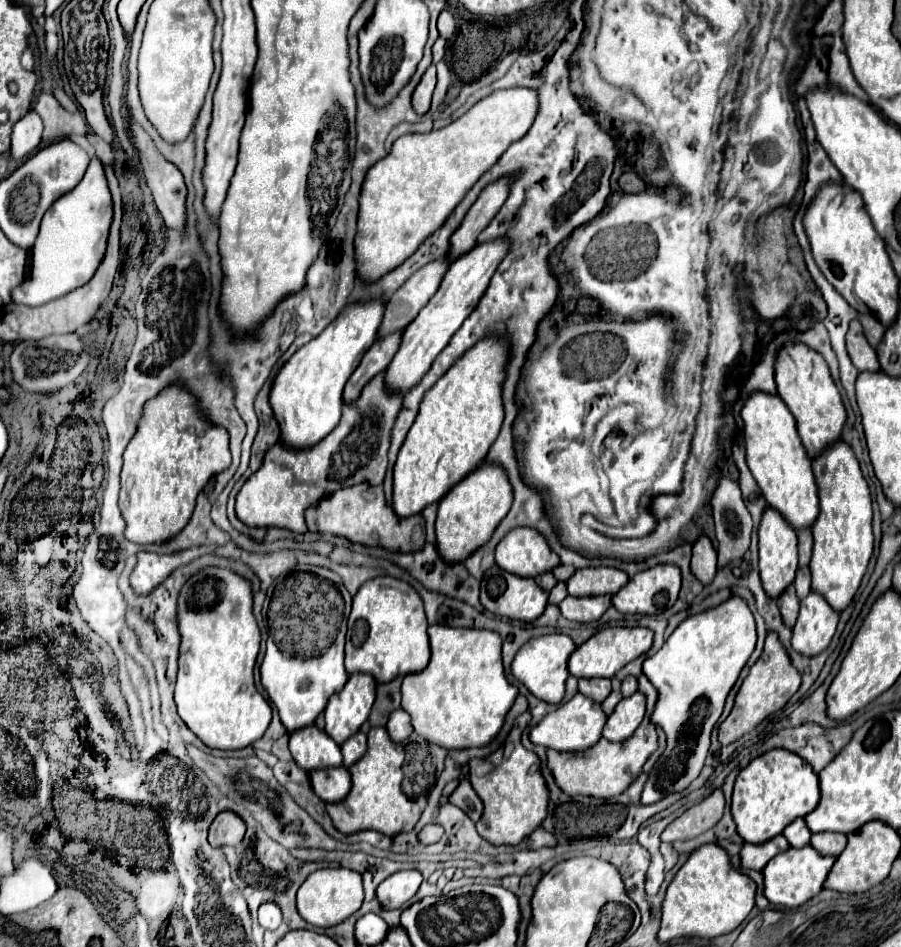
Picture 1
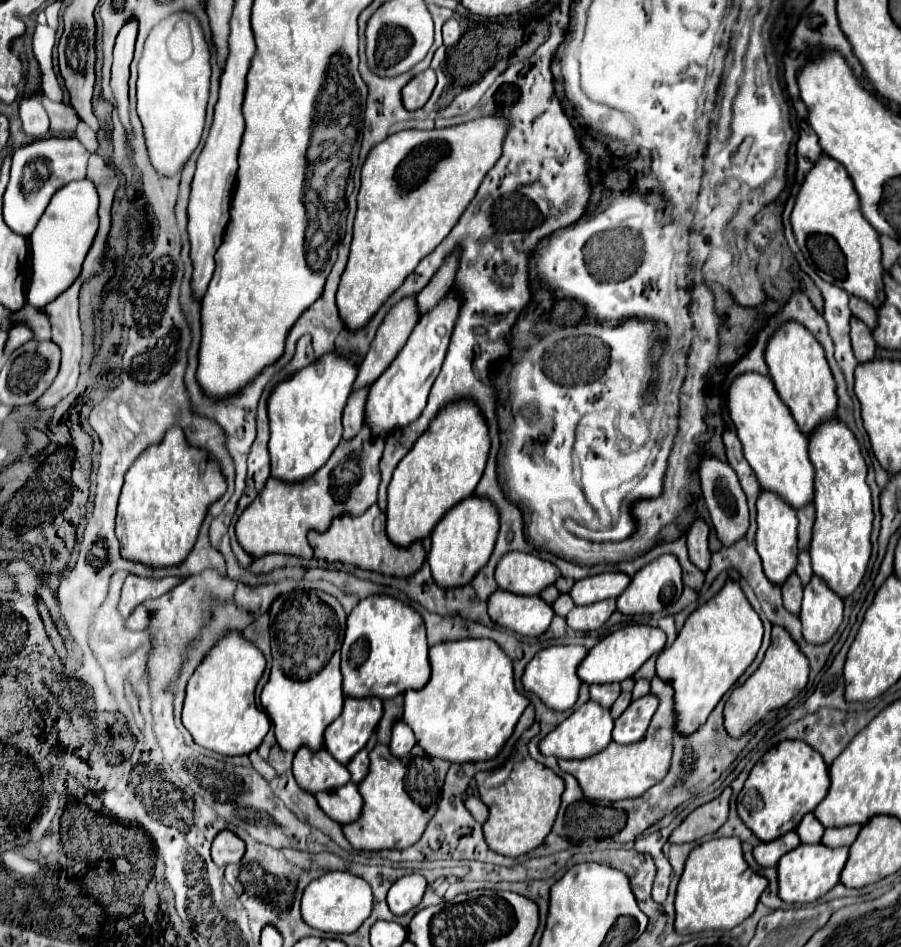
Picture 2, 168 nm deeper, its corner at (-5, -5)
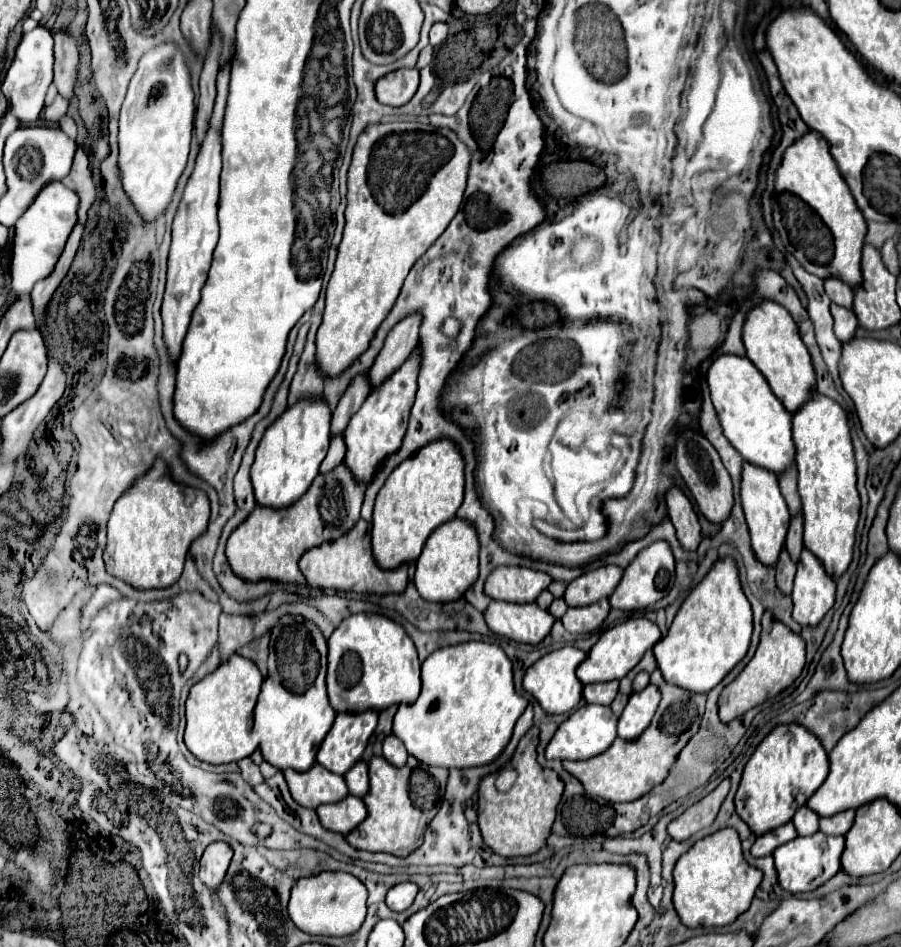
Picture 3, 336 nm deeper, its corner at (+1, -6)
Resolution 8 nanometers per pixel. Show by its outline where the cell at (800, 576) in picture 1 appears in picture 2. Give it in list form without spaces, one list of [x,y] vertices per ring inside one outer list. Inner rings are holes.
[[[803,550],[803,552],[799,552],[799,562],[797,562],[795,572],[797,572],[797,574],[799,574],[799,578],[801,578],[801,584],[807,584],[807,582],[809,582],[809,578],[813,576],[811,560],[809,560],[809,554],[807,554],[805,550]]]

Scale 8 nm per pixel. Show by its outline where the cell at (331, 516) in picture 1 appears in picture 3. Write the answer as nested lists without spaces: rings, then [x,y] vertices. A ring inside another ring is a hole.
[[[359,521],[349,533],[345,533],[341,539],[333,543],[323,543],[315,549],[309,549],[301,561],[299,569],[307,579],[309,587],[317,589],[337,589],[337,591],[355,591],[359,595],[363,593],[375,593],[375,595],[389,595],[389,593],[401,593],[407,585],[407,565],[401,565],[391,571],[383,571],[377,567],[371,555],[371,537],[369,537],[369,525],[365,521]]]

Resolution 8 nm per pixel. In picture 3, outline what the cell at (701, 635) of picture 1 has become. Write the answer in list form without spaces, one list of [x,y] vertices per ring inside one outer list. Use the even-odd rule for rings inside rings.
[[[725,557],[717,559],[703,581],[685,597],[669,633],[659,639],[653,653],[667,683],[693,693],[709,693],[745,657],[751,633],[751,603],[741,589],[737,563]]]

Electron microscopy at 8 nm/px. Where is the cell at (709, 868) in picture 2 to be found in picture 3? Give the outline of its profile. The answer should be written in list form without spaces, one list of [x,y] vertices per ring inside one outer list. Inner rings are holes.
[[[733,827],[719,829],[699,839],[675,865],[673,903],[687,927],[723,927],[747,911],[763,873],[751,867],[741,851],[741,839]]]

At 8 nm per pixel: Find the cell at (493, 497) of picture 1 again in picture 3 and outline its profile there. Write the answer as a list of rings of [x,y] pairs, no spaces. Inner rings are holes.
[[[451,519],[441,527],[437,527],[427,539],[421,557],[417,559],[413,583],[419,595],[425,601],[433,601],[433,603],[449,603],[449,601],[461,599],[463,593],[479,577],[477,551],[479,551],[477,535],[473,535],[473,529],[469,527],[469,523],[461,523],[461,519]]]

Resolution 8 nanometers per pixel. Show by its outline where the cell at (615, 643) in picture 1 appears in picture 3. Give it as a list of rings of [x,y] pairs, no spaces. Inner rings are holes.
[[[629,619],[625,623],[619,623],[599,637],[599,641],[589,651],[587,659],[581,663],[581,667],[577,667],[577,677],[581,679],[583,685],[623,679],[641,661],[645,651],[651,649],[659,639],[661,639],[661,631],[649,619]]]

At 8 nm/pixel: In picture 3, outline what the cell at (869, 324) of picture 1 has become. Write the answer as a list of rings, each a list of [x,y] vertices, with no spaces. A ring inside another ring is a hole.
[[[835,277],[825,279],[823,283],[825,283],[825,293],[829,295],[829,299],[833,303],[851,309],[851,305],[853,305],[853,289],[847,283],[843,283],[841,279],[835,279]]]

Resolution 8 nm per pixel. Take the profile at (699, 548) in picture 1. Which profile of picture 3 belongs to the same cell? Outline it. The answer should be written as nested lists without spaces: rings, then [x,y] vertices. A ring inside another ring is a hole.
[[[671,487],[665,493],[667,515],[677,529],[677,539],[687,551],[695,551],[701,541],[701,527],[697,521],[697,513],[693,511],[691,501],[683,495],[681,489]]]

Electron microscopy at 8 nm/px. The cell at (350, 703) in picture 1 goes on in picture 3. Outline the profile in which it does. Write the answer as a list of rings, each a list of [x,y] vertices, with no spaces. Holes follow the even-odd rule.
[[[377,711],[339,713],[319,747],[317,763],[331,773],[345,775],[361,759],[377,727],[377,715]]]

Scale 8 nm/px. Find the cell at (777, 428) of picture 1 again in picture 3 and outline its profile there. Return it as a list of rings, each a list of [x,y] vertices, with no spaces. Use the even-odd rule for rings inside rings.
[[[719,355],[707,369],[707,385],[723,433],[731,445],[741,453],[745,461],[781,475],[795,459],[795,443],[791,439],[791,413],[773,395],[759,369],[747,357]]]

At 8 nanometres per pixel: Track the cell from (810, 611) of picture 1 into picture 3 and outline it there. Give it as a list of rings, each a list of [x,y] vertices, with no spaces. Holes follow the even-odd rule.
[[[803,547],[793,585],[793,619],[803,625],[817,625],[835,603],[835,581],[823,563]]]

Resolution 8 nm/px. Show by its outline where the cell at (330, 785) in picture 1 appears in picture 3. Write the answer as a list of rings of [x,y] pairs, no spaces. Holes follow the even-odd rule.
[[[349,795],[341,803],[317,807],[317,815],[321,819],[321,825],[327,831],[347,835],[367,817],[367,809],[365,809],[363,799]]]

